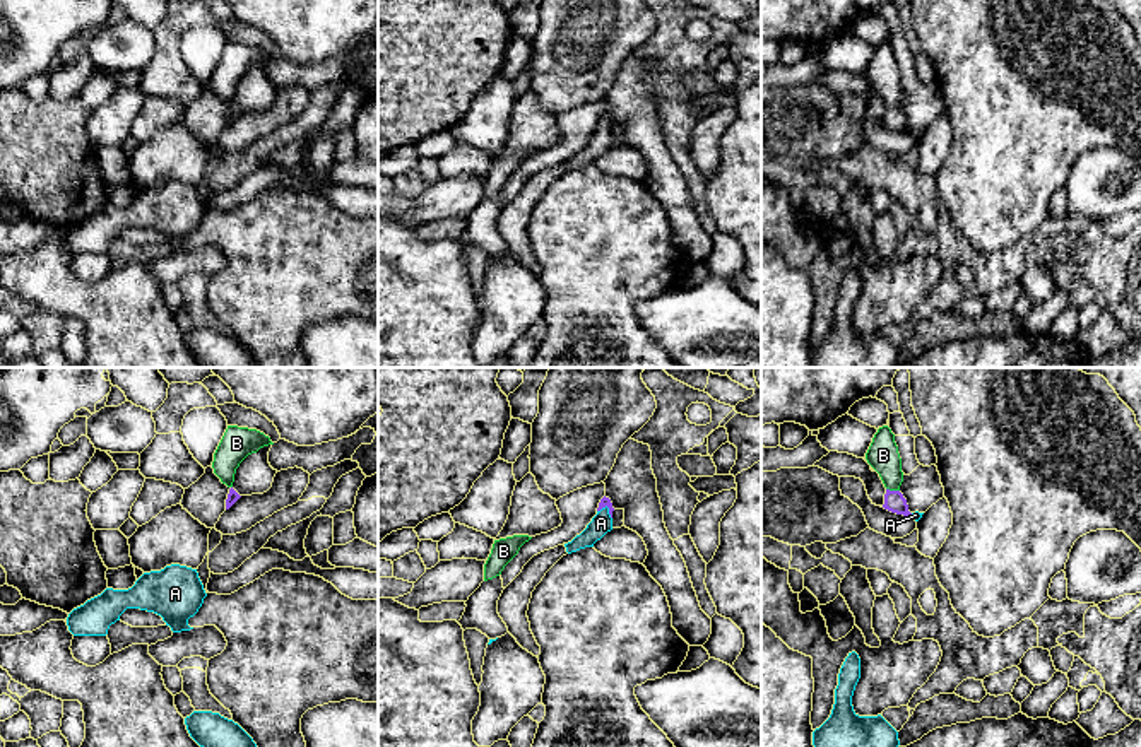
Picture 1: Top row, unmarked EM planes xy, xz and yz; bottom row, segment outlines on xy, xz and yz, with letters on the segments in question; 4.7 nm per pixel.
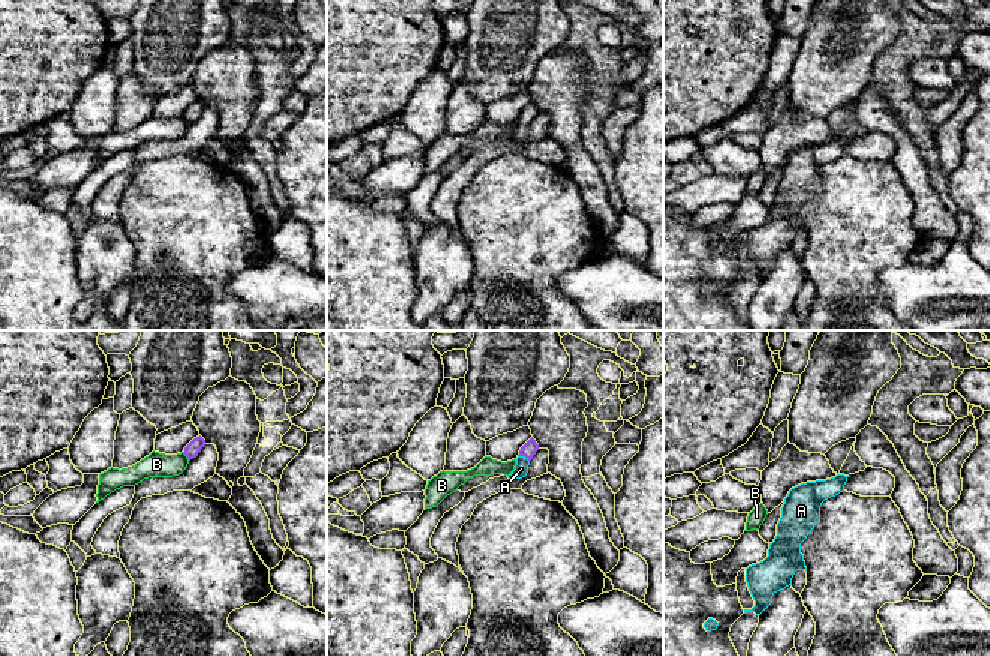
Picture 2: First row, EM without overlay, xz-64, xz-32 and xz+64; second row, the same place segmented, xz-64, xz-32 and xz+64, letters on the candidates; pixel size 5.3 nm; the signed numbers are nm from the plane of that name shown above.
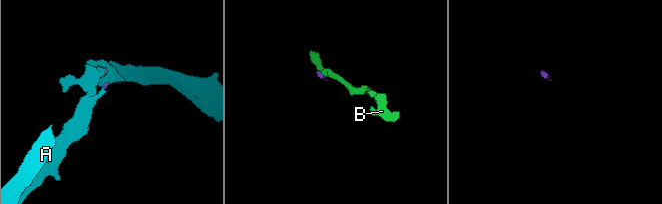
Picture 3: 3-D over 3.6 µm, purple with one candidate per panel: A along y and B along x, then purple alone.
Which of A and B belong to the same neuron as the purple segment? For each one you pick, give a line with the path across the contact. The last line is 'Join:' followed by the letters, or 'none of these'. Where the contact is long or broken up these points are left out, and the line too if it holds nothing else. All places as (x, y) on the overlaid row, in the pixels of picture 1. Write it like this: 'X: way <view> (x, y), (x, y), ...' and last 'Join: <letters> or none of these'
Join: A

